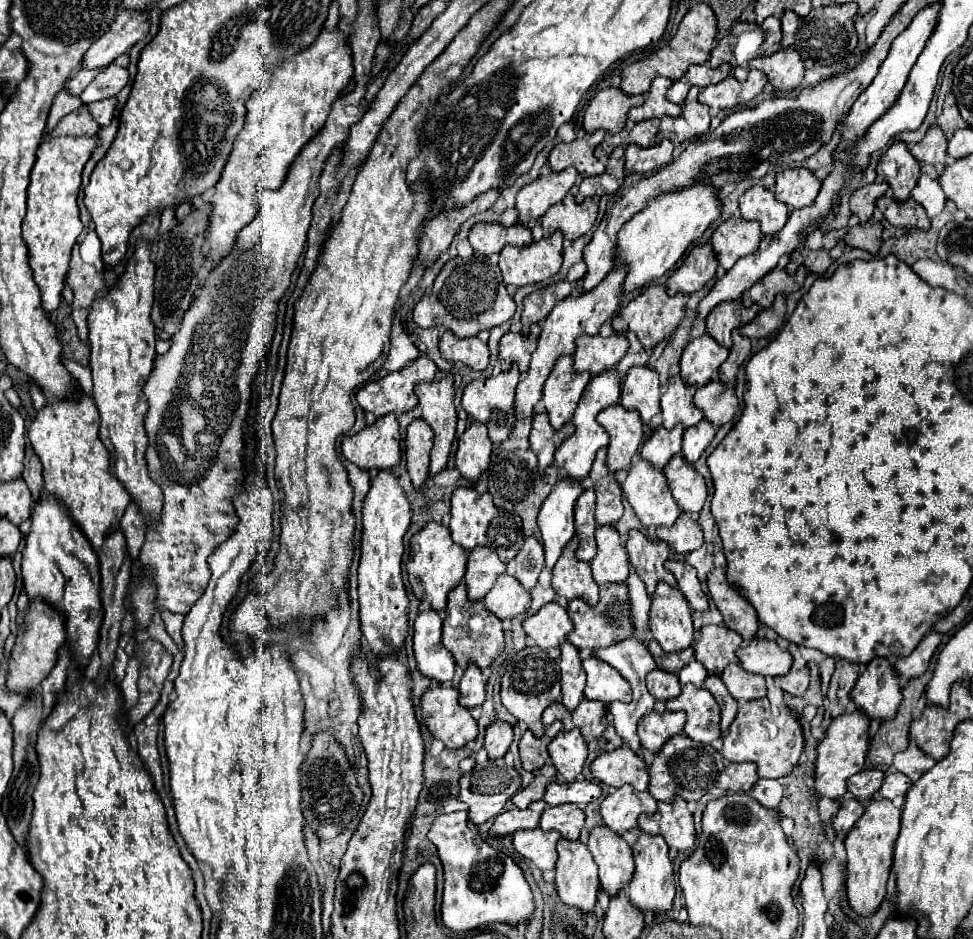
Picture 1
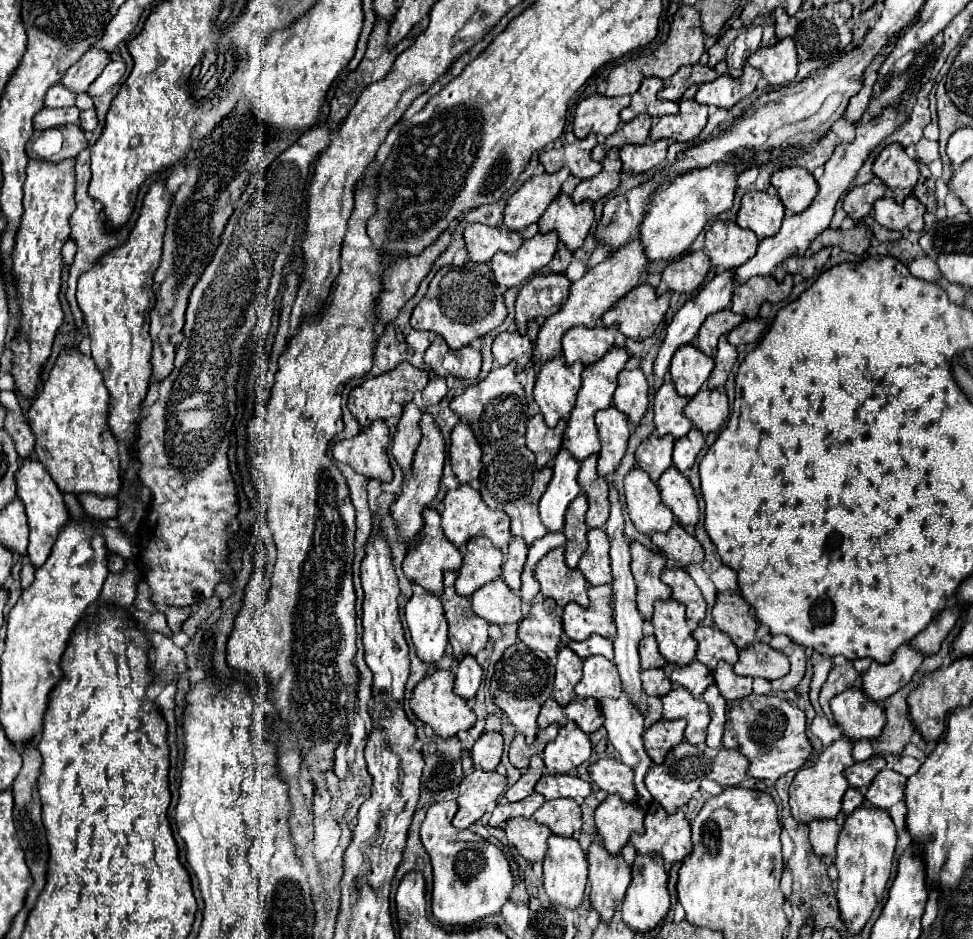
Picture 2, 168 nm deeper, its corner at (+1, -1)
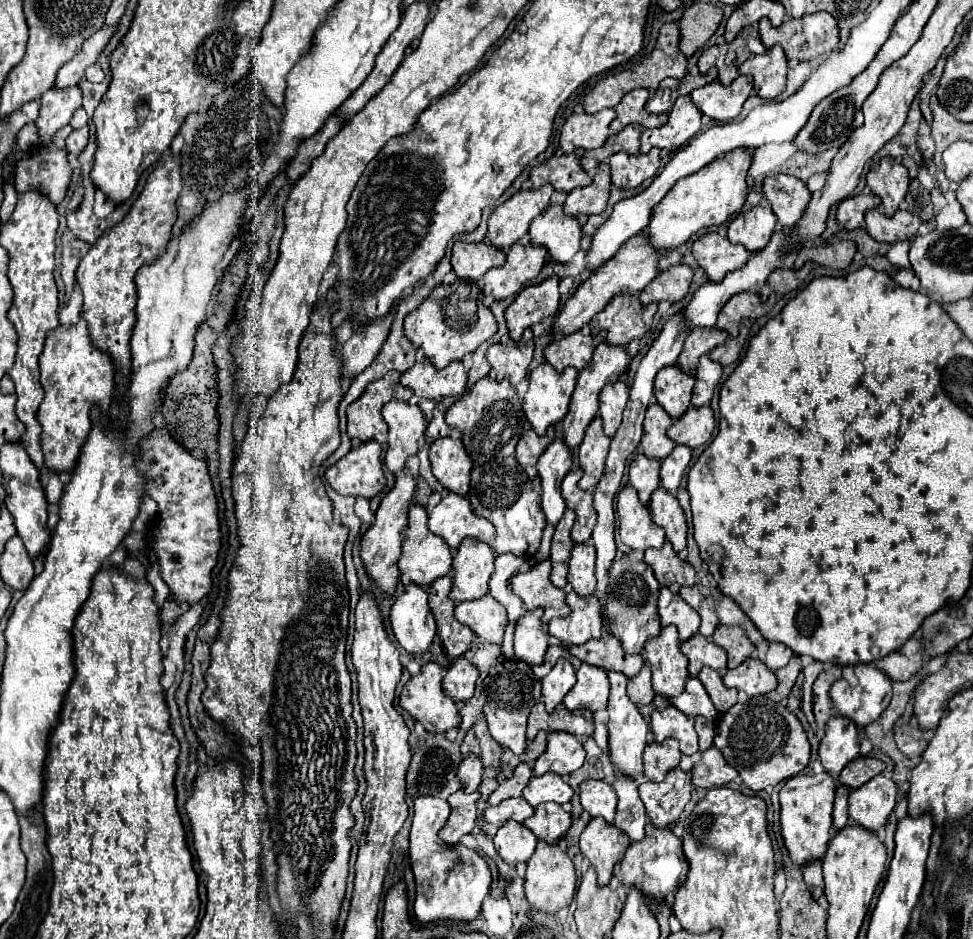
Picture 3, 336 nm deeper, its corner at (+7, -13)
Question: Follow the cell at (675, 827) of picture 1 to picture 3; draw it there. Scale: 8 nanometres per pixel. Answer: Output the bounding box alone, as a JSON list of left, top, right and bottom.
[616,824,688,902]

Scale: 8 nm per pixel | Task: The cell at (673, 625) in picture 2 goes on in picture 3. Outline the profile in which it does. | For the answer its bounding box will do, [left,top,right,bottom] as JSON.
[644,626,688,698]

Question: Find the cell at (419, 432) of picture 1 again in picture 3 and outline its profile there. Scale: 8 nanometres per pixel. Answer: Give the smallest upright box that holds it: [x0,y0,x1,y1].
[382,400,428,472]

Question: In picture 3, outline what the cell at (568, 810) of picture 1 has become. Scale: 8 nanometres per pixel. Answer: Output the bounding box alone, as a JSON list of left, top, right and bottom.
[524,802,572,844]

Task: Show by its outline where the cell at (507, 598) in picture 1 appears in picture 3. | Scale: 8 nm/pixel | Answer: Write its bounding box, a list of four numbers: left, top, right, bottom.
[454,594,506,644]

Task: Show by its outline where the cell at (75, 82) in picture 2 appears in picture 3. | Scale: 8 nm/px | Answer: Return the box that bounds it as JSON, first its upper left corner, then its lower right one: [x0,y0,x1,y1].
[36,86,82,148]

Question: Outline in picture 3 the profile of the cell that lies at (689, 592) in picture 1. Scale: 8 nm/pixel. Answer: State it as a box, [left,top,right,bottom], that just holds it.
[658,588,700,642]

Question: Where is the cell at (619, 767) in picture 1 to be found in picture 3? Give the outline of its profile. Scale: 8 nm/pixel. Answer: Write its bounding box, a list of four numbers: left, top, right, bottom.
[580,780,616,824]

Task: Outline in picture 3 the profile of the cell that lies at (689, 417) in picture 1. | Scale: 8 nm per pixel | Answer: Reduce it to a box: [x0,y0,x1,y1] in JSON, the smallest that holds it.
[640,404,674,460]

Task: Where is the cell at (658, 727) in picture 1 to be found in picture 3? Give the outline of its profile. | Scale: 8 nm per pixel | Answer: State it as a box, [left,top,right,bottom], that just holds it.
[644,738,680,782]

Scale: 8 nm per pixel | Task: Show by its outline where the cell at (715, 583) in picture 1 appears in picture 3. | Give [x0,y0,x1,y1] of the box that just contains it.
[712,624,754,668]

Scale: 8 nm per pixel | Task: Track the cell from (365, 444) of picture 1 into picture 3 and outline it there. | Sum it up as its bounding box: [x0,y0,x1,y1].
[324,442,386,500]

